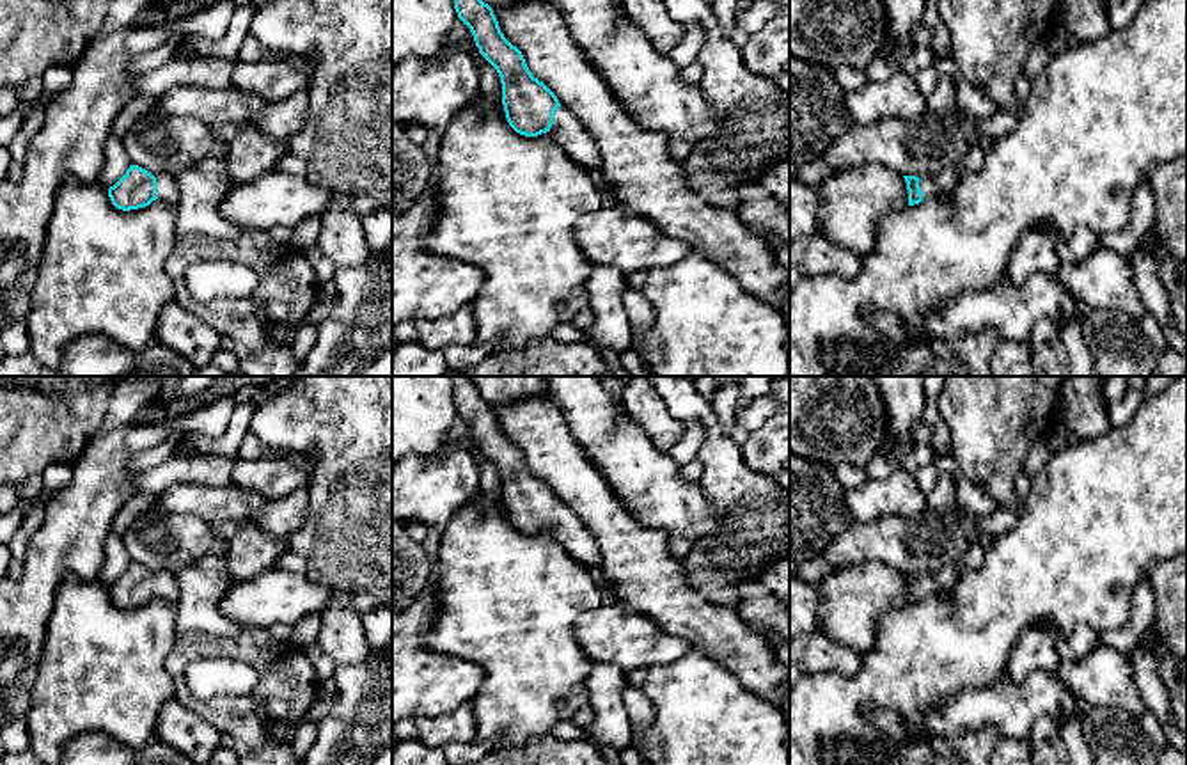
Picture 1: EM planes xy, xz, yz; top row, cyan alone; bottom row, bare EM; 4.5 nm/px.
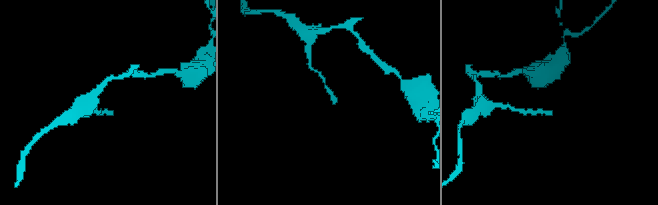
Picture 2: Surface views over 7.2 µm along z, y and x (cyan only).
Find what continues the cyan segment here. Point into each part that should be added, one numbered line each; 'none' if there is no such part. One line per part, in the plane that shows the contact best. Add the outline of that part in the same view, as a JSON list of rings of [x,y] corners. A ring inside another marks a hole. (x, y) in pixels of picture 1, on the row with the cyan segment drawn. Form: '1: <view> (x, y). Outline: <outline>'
1: xz (568, 134). Outline: [[[559,106],[554,114],[554,124],[550,128],[552,140],[580,167],[593,176],[600,176],[601,162],[596,142],[586,131],[577,115]]]

